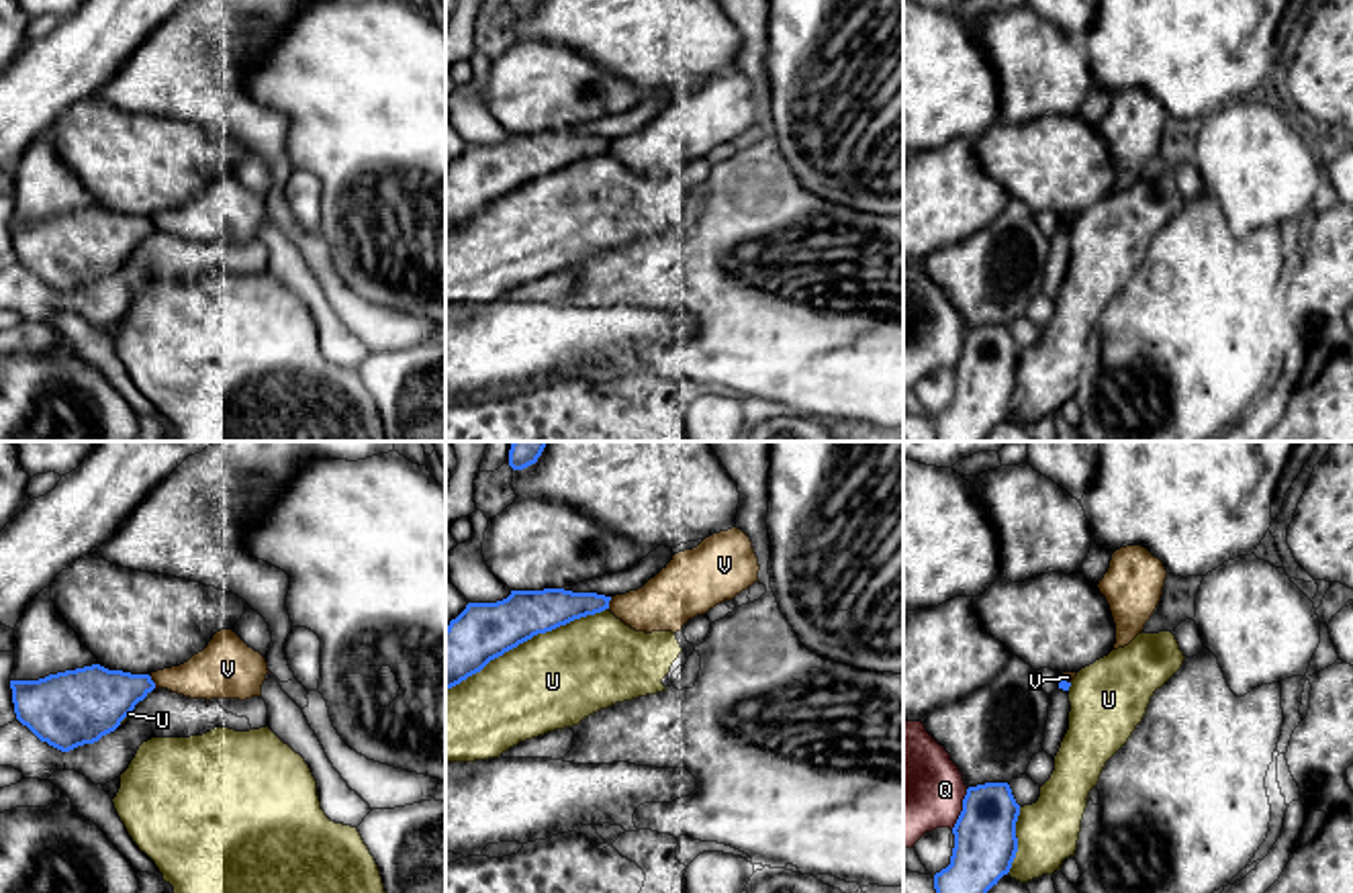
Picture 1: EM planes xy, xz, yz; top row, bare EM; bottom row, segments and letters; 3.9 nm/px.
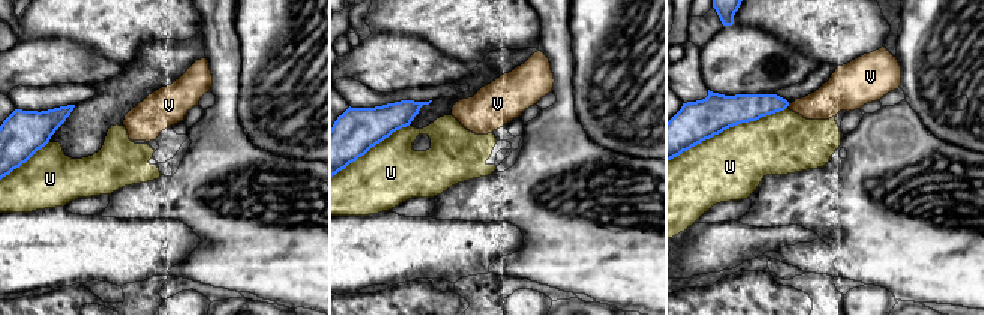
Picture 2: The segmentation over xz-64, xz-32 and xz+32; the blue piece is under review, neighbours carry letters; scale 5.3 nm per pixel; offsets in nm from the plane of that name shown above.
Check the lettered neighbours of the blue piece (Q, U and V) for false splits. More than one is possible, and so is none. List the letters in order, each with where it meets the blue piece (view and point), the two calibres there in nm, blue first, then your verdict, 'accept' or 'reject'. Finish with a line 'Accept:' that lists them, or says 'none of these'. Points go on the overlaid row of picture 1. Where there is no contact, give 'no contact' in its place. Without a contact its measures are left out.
Q: contact yz (963, 810); calibres 240 and 400 nm; reject
U: contact xz (526, 640); calibres 220 and 380 nm; reject
V: contact xy (152, 681); calibres 280 and 200 nm; reject
Accept: none of these

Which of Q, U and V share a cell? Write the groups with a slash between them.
Q / U / V

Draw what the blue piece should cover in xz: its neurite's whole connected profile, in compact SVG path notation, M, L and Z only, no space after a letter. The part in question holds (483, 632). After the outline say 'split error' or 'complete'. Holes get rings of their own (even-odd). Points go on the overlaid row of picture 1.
M564 589L511 591L497 603L468 603L446 627L446 691L538 633L609 609L611 597Z | complete

